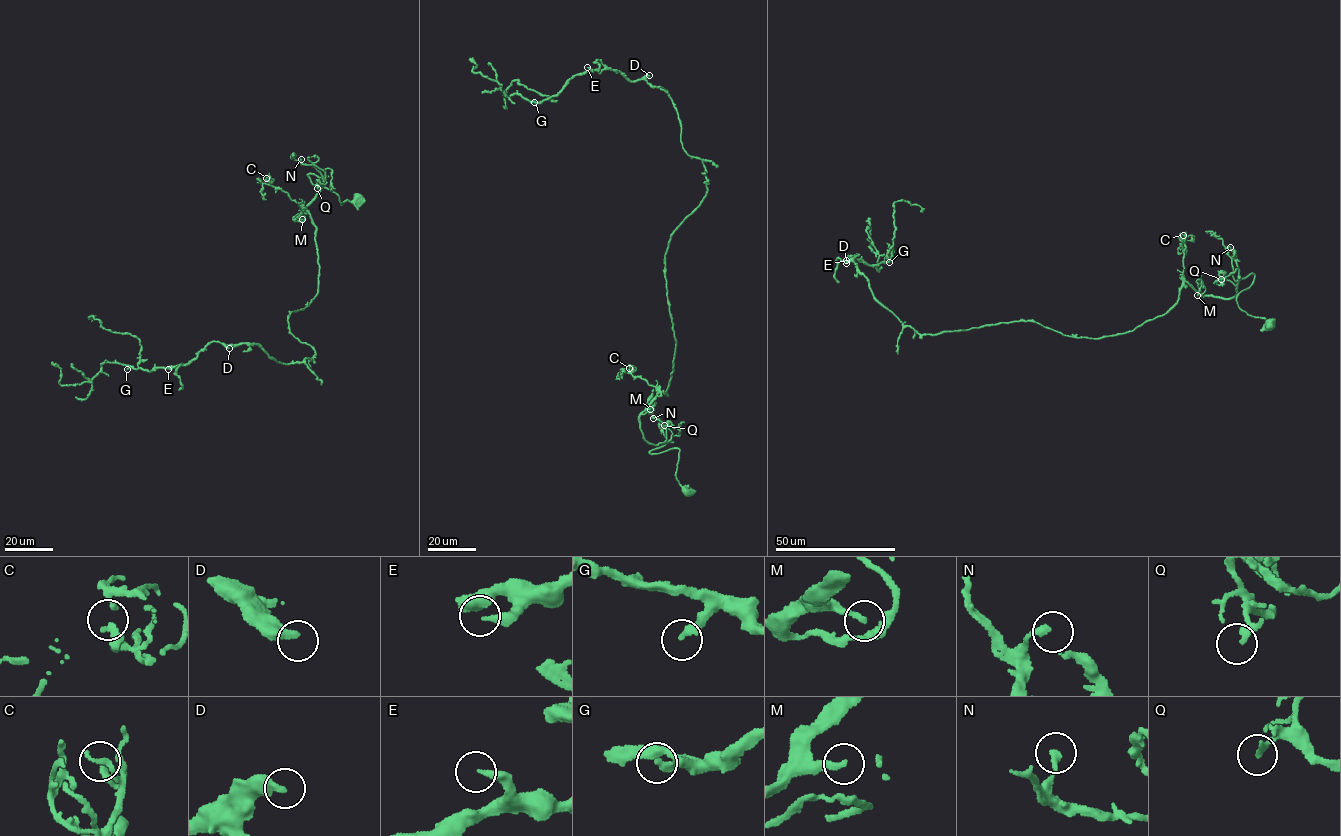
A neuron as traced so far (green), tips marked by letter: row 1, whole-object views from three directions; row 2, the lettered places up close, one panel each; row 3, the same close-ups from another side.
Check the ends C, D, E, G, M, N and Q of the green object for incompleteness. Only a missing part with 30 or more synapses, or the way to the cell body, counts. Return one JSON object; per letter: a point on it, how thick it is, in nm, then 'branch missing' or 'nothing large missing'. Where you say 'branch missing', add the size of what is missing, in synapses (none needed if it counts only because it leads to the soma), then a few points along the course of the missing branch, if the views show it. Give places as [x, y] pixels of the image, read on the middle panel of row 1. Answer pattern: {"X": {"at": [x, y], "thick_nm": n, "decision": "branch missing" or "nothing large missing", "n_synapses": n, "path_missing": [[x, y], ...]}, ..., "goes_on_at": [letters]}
{"C": {"at": [629, 368], "thick_nm": 240, "decision": "nothing large missing"}, "D": {"at": [649, 75], "thick_nm": 400, "decision": "nothing large missing"}, "E": {"at": [587, 67], "thick_nm": 280, "decision": "nothing large missing"}, "G": {"at": [534, 102], "thick_nm": 320, "decision": "nothing large missing"}, "M": {"at": [650, 409], "thick_nm": 140, "decision": "branch missing", "n_synapses": 40, "path_missing": [[650, 409], [658, 402], [676, 403], [670, 411]]}, "N": {"at": [653, 418], "thick_nm": 200, "decision": "nothing large missing"}, "Q": {"at": [664, 425], "thick_nm": 220, "decision": "nothing large missing"}, "goes_on_at": ["M"]}

